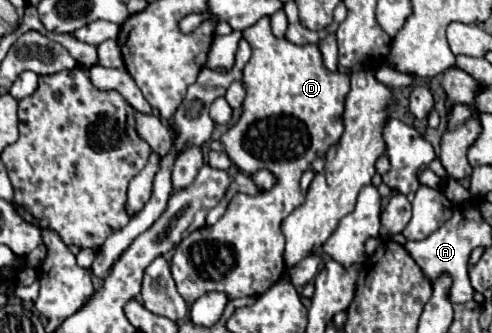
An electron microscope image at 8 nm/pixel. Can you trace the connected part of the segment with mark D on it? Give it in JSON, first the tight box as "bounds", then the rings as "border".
{"bounds":[170,16,348,304],"border":[[[262,16],[252,28],[246,28],[242,34],[244,34],[244,38],[248,40],[248,44],[252,46],[252,58],[250,58],[248,64],[244,66],[244,78],[242,78],[242,80],[244,80],[244,88],[246,88],[246,98],[244,98],[244,104],[242,104],[244,112],[242,112],[240,120],[238,120],[226,134],[220,136],[220,144],[224,146],[226,156],[240,168],[240,171],[252,174],[260,170],[260,168],[266,168],[266,170],[270,170],[270,172],[276,174],[278,182],[276,182],[276,186],[274,186],[272,190],[260,192],[258,196],[250,196],[243,193],[236,194],[234,198],[230,200],[230,204],[228,204],[228,208],[226,208],[226,214],[224,214],[214,226],[202,226],[202,228],[198,228],[198,230],[190,232],[190,234],[176,246],[176,252],[174,252],[174,256],[172,256],[170,268],[172,268],[172,276],[174,276],[174,280],[176,280],[178,292],[180,292],[180,296],[182,296],[188,304],[192,304],[194,300],[198,300],[198,298],[204,296],[206,292],[214,292],[214,290],[216,290],[216,292],[224,292],[224,294],[228,296],[228,300],[242,298],[242,296],[254,296],[254,298],[256,298],[256,296],[264,294],[272,284],[276,284],[276,282],[280,280],[280,276],[282,276],[282,272],[284,272],[284,268],[286,268],[284,258],[282,258],[282,256],[284,256],[284,236],[282,236],[282,232],[280,232],[280,224],[282,224],[282,220],[296,208],[296,204],[302,204],[302,200],[304,200],[304,194],[300,192],[300,176],[310,168],[310,164],[312,164],[314,158],[326,156],[328,148],[330,148],[332,144],[336,144],[336,142],[340,140],[342,132],[344,132],[342,114],[344,114],[344,100],[346,100],[346,94],[348,94],[348,74],[326,70],[324,64],[322,64],[320,50],[318,50],[316,44],[296,46],[296,44],[292,44],[292,42],[288,42],[288,40],[278,40],[278,38],[272,34],[272,30],[270,30],[270,18],[268,18],[268,16]]]}

